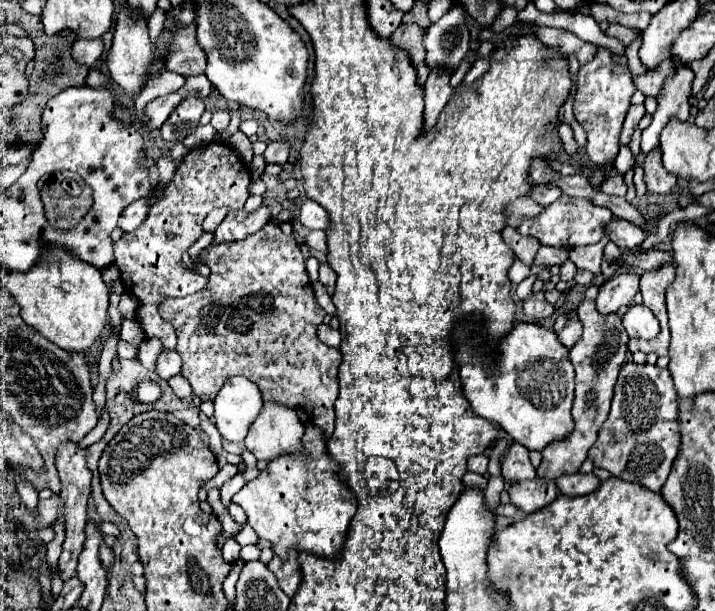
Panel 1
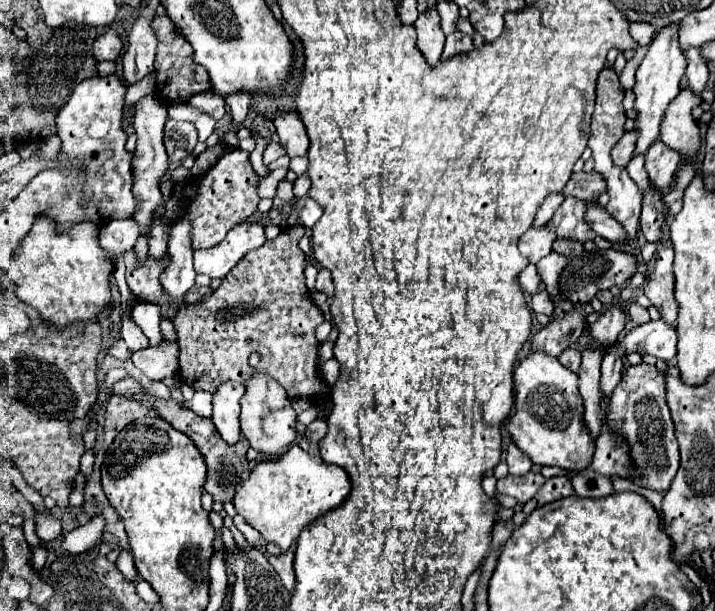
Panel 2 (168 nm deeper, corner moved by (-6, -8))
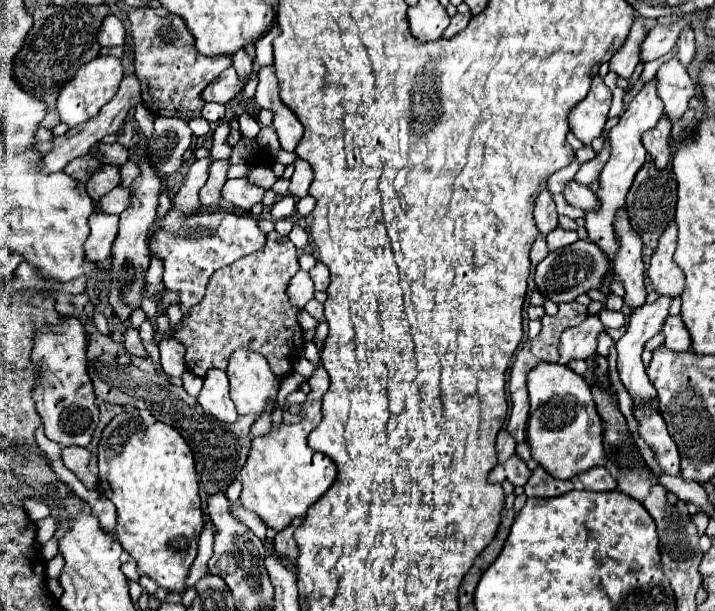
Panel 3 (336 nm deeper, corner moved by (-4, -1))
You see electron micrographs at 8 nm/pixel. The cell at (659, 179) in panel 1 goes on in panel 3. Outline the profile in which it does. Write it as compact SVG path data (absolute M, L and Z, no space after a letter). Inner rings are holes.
M660 117L660 121L656 123L656 127L652 127L648 133L642 135L642 145L644 145L644 149L652 155L654 165L660 167L660 169L664 169L666 163L670 161L670 153L672 153L672 147L668 145L670 129L672 129L670 119Z

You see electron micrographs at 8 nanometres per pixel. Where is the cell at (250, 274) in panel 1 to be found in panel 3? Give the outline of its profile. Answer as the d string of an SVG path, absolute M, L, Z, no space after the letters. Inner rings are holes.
M276 231L268 233L264 251L238 259L230 267L218 269L206 287L204 299L192 307L190 315L176 327L174 339L186 347L186 367L198 377L208 369L226 369L234 349L246 347L264 355L278 377L292 373L304 339L298 325L298 309L290 305L286 287L300 269L296 247Z

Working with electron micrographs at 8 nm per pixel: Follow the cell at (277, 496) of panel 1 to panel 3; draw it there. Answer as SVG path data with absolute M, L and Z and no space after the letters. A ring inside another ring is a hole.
M316 367L308 379L311 387L308 399L300 409L300 423L280 423L268 435L254 437L248 461L240 471L242 493L240 503L244 509L254 511L274 531L282 531L296 515L306 515L308 507L314 505L334 483L336 465L324 453L308 447L308 433L318 427L322 419L322 395L328 391L328 373L324 367Z

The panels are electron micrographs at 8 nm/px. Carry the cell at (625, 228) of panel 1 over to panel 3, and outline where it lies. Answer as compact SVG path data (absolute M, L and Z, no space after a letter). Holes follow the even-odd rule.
M568 181L566 187L564 187L564 197L570 205L582 209L582 211L588 211L592 207L598 207L598 199L596 195L582 183L576 183L576 181Z

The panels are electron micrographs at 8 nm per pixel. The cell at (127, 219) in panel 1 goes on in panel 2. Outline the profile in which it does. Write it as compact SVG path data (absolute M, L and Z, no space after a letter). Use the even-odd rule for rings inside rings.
M110 220L100 228L100 246L118 254L130 250L140 236L140 226L136 220Z

